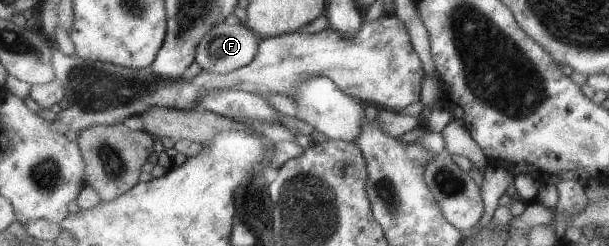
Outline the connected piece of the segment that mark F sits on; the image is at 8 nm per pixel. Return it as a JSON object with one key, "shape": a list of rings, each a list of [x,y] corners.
{"shape":[[[219,23],[200,38],[195,49],[194,61],[205,72],[233,72],[252,62],[259,39],[243,23]]]}

